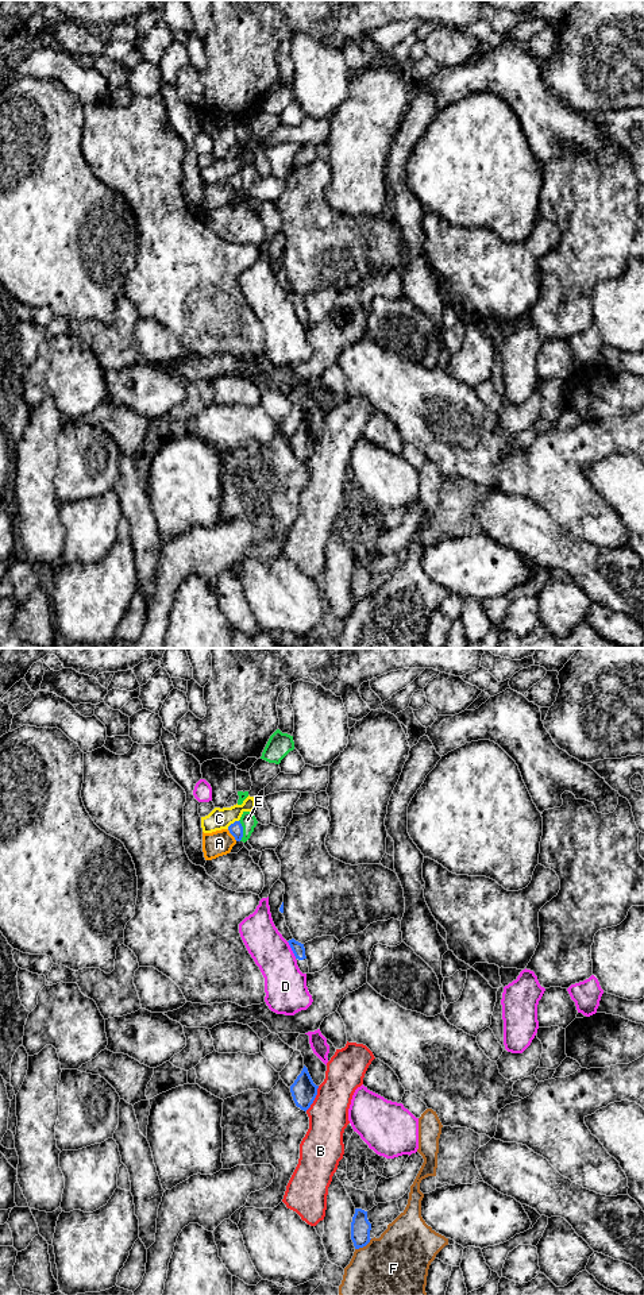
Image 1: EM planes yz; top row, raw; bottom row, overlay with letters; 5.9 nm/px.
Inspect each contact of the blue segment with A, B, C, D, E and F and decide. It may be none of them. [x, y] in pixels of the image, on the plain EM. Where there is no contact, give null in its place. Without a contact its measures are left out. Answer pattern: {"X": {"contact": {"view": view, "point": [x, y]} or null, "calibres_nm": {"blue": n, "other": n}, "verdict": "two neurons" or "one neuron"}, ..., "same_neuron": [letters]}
{"A": {"contact": {"view": "yz", "point": [231, 185]}, "calibres_nm": {"blue": 80, "other": 150}, "verdict": "two neurons"}, "B": {"contact": {"view": "yz", "point": [315, 448]}, "calibres_nm": {"blue": 150, "other": 240}, "verdict": "two neurons"}, "C": {"contact": {"view": "yz", "point": [234, 174]}, "calibres_nm": {"blue": 80, "other": 130}, "verdict": "two neurons"}, "D": {"contact": {"view": "yz", "point": [292, 301]}, "calibres_nm": {"blue": 70, "other": 260}, "verdict": "two neurons"}, "E": {"contact": {"view": "yz", "point": [242, 182]}, "calibres_nm": {"blue": 80, "other": 90}, "verdict": "two neurons"}, "F": {"contact": {"view": "yz", "point": [363, 597]}, "calibres_nm": {"blue": 120, "other": 480}, "verdict": "two neurons"}, "same_neuron": []}

